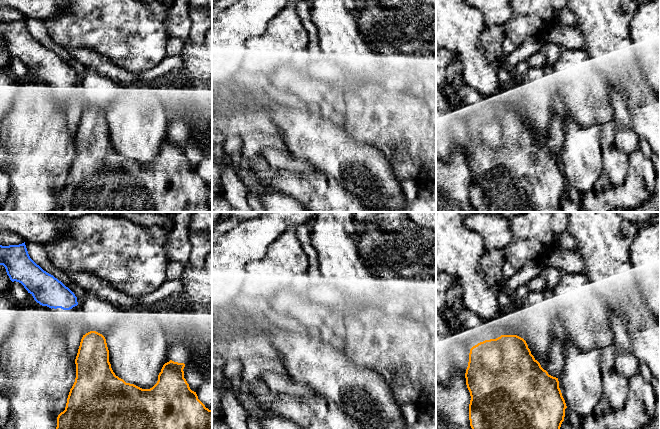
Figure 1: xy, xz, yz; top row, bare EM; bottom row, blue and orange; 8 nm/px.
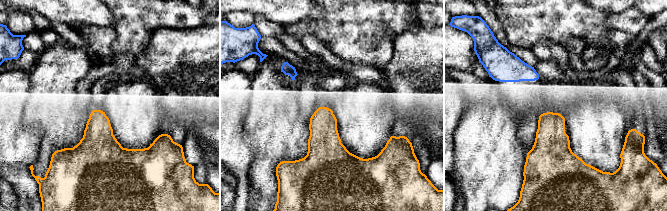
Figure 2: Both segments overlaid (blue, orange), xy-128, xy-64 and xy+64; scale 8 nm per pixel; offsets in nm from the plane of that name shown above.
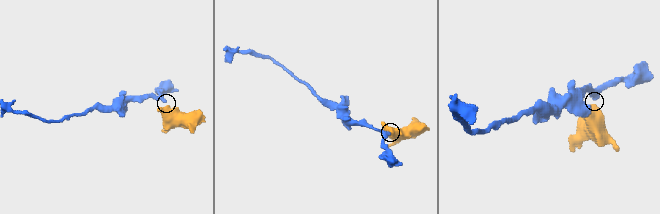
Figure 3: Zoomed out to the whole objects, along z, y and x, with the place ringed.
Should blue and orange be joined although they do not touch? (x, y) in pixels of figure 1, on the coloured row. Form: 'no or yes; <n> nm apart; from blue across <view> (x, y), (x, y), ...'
no; 240 nm apart; from blue across xy (71, 308), (86, 333)

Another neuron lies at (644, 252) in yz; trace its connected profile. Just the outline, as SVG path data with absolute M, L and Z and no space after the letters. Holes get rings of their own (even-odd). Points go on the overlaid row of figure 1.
M660 222L640 229L629 248L630 262L641 268L640 293L660 320Z

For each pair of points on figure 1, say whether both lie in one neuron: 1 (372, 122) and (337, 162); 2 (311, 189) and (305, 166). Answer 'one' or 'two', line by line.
1: two
2: two

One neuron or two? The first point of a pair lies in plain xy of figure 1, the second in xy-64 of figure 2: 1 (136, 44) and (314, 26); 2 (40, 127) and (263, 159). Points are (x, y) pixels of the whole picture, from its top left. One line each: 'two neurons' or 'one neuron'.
1: one neuron
2: one neuron

